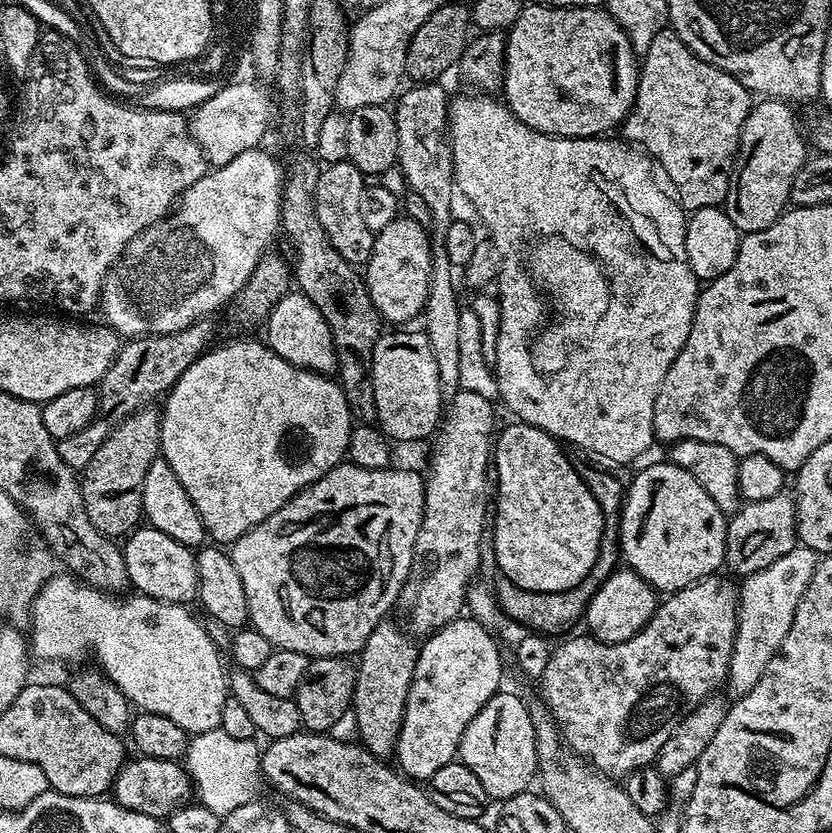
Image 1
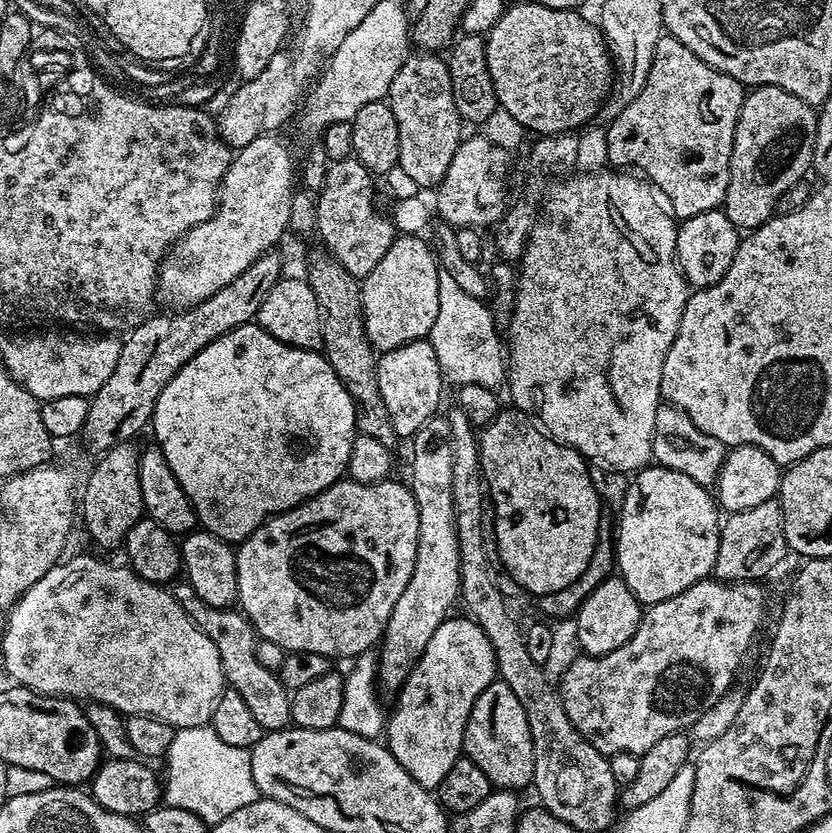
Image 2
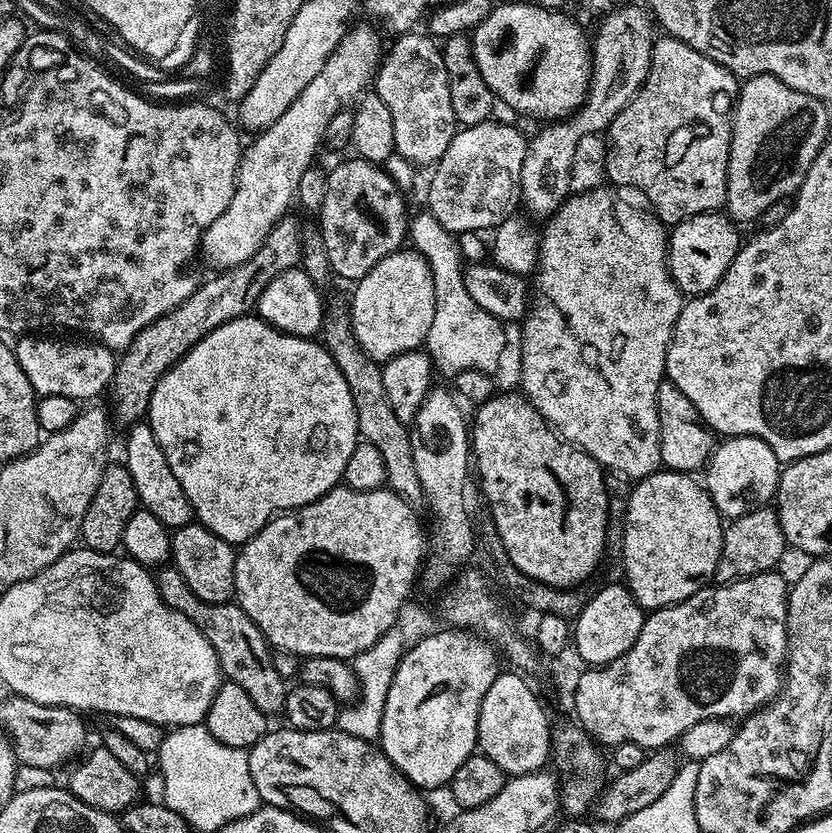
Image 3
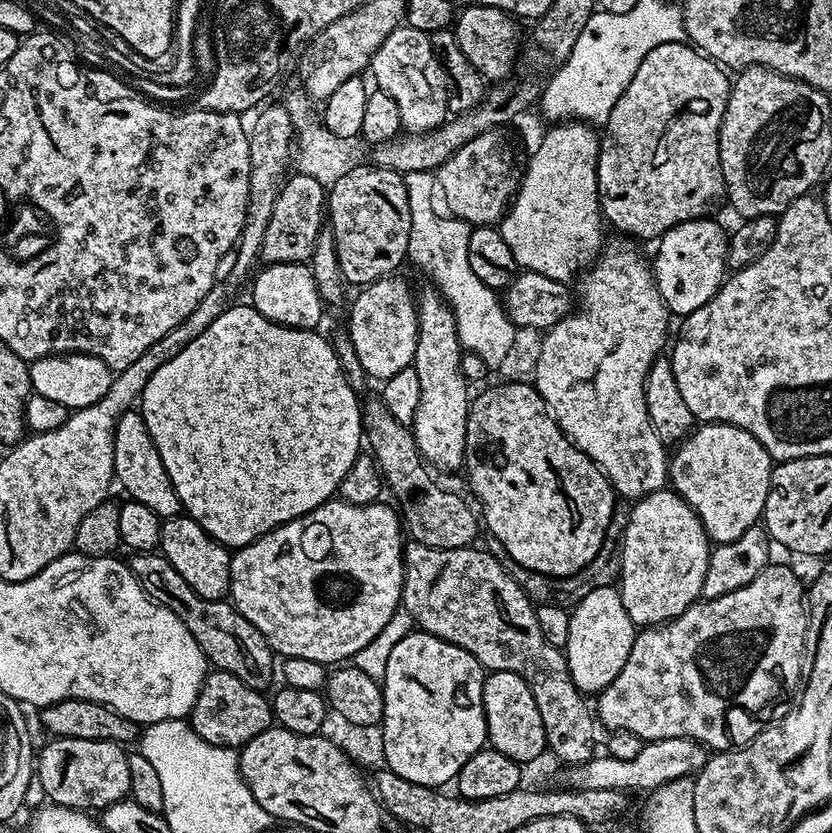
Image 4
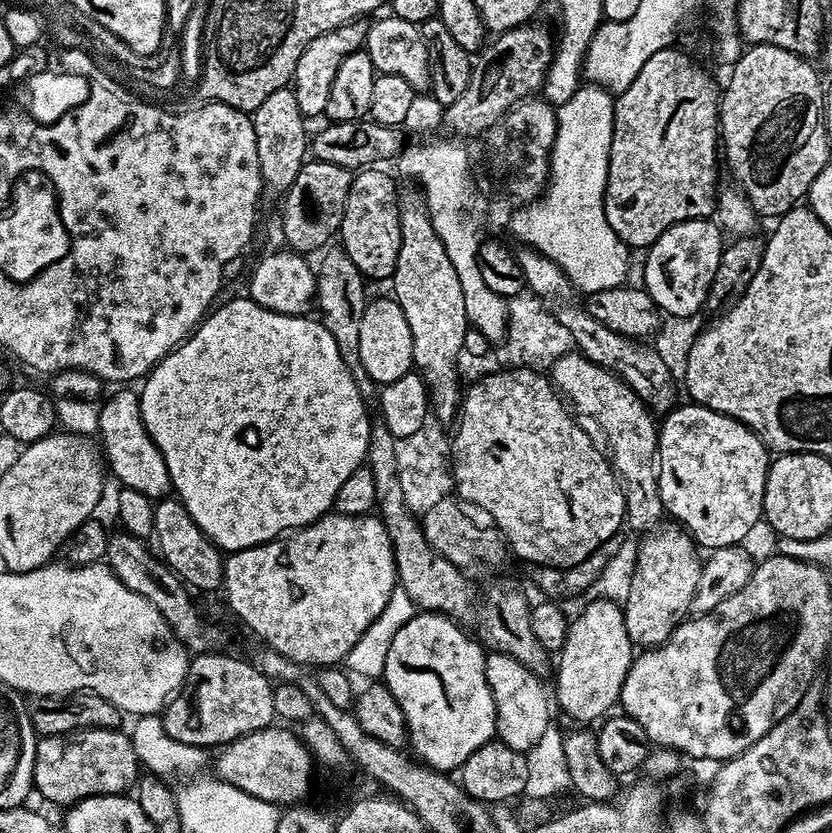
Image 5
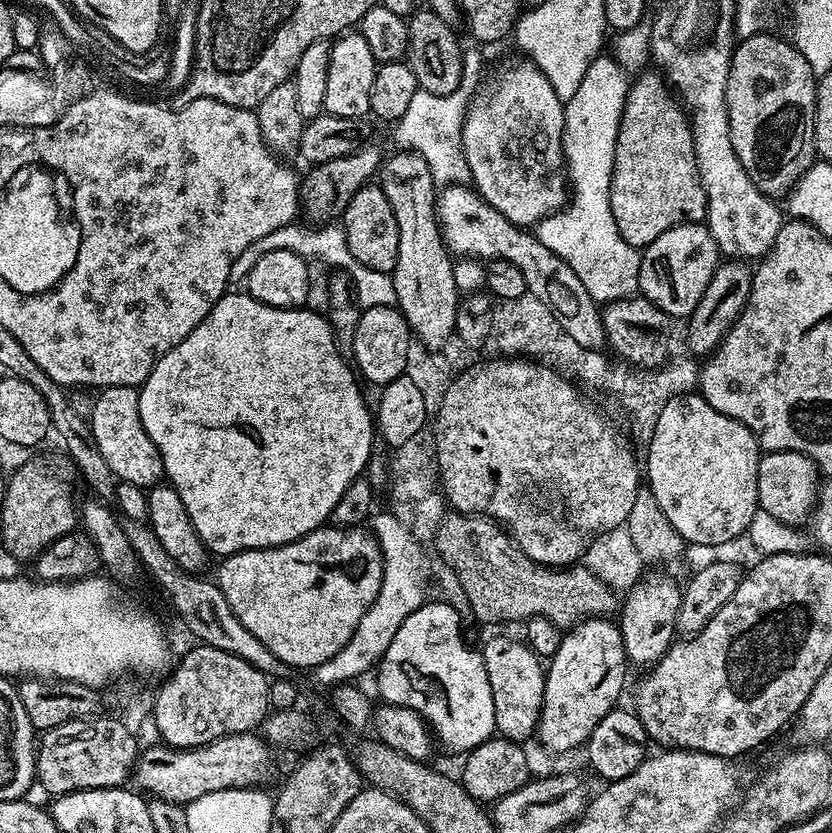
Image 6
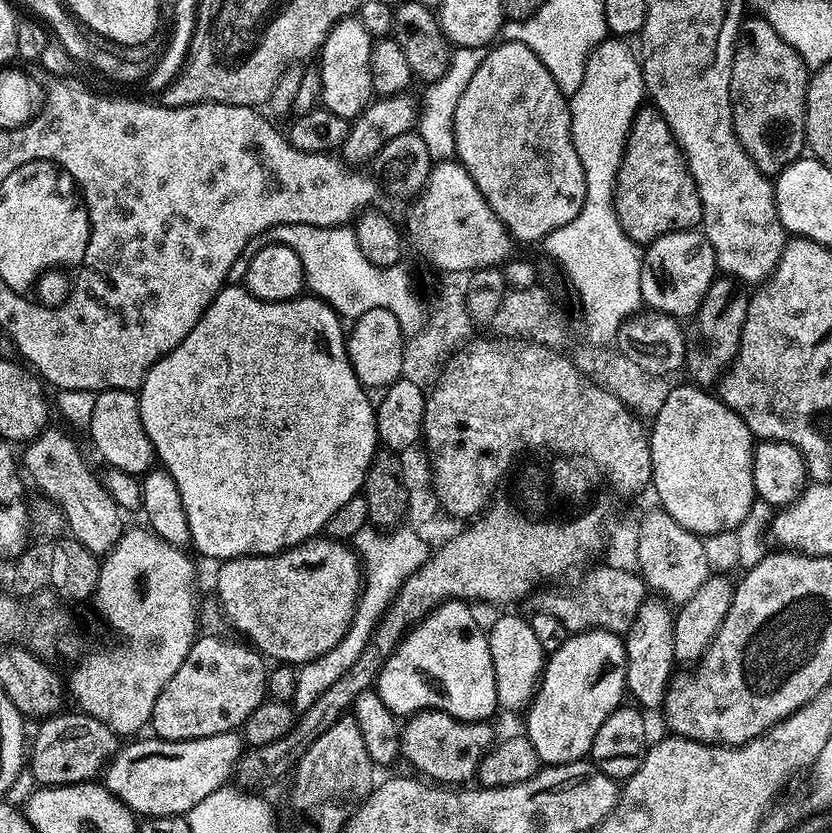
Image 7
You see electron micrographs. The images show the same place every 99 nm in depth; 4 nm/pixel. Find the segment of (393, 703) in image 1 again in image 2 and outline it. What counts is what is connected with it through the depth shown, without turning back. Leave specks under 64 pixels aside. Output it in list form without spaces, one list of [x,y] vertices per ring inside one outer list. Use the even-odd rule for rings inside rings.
[[[447,415],[431,416],[411,437],[412,444],[412,480],[410,487],[418,506],[418,550],[414,558],[414,570],[410,574],[410,582],[406,582],[406,590],[394,602],[394,610],[390,614],[384,634],[378,644],[378,684],[385,693],[399,693],[406,678],[412,673],[412,667],[419,662],[421,654],[426,650],[426,642],[438,630],[438,626],[449,619],[452,603],[460,600],[460,538],[456,533],[456,507],[454,506],[454,446],[450,438],[450,422]]]

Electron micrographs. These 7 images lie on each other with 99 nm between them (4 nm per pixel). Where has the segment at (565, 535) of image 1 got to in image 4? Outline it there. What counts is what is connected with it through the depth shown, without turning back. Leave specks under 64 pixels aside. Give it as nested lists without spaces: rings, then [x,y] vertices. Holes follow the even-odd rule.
[[[496,382],[496,385],[493,388],[488,388],[484,393],[481,394],[480,397],[473,399],[471,401],[469,410],[468,410],[468,421],[466,422],[466,450],[464,451],[464,463],[463,467],[465,469],[468,468],[468,474],[466,473],[466,484],[470,489],[472,488],[472,492],[477,496],[478,499],[484,503],[484,516],[482,512],[482,520],[488,523],[488,528],[492,533],[490,533],[491,539],[497,540],[498,542],[502,542],[502,546],[506,550],[506,554],[510,554],[510,558],[514,558],[514,562],[518,562],[523,568],[527,568],[529,572],[536,572],[542,578],[559,578],[562,576],[569,576],[570,574],[574,574],[578,570],[582,570],[586,565],[594,559],[594,557],[598,554],[598,550],[602,546],[602,542],[606,538],[606,530],[610,526],[610,522],[612,521],[613,512],[617,511],[618,504],[616,504],[616,500],[618,501],[617,493],[614,491],[612,484],[608,480],[607,476],[605,476],[604,471],[593,462],[593,460],[585,454],[585,452],[581,448],[577,448],[575,444],[569,440],[566,433],[560,429],[558,426],[558,422],[552,416],[552,413],[549,412],[548,407],[546,406],[546,402],[543,398],[538,394],[538,390],[535,386],[528,382]]]

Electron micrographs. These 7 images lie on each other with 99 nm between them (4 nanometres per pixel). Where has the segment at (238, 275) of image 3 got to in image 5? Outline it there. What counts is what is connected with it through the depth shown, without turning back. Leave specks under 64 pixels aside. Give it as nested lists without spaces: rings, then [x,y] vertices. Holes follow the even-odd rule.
[[[315,158],[309,159],[300,167],[298,178],[282,197],[284,213],[280,216],[280,224],[284,227],[284,236],[288,239],[287,247],[291,251],[301,254],[319,253],[339,233],[346,194],[352,185],[353,175],[351,168],[331,165],[330,162]]]

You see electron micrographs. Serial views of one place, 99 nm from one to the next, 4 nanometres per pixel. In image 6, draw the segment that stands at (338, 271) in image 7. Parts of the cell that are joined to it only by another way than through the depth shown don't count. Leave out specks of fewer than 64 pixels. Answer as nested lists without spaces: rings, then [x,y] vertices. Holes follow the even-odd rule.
[[[300,223],[287,224],[270,234],[266,234],[266,238],[258,238],[258,242],[250,242],[250,246],[246,246],[246,250],[242,250],[242,254],[238,254],[238,258],[234,258],[234,266],[230,266],[229,285],[243,285],[250,274],[250,270],[254,270],[254,262],[258,262],[258,258],[262,258],[262,254],[270,254],[270,250],[290,250],[309,262],[317,260],[318,263],[325,264],[328,268],[345,268],[348,271],[349,277],[347,276],[347,279],[350,281],[355,303],[361,309],[396,304],[394,282],[391,275],[378,270],[370,270],[366,266],[359,264],[354,258],[354,254],[350,254],[350,246],[344,237],[343,227],[312,226],[316,228],[307,228],[306,225]]]

